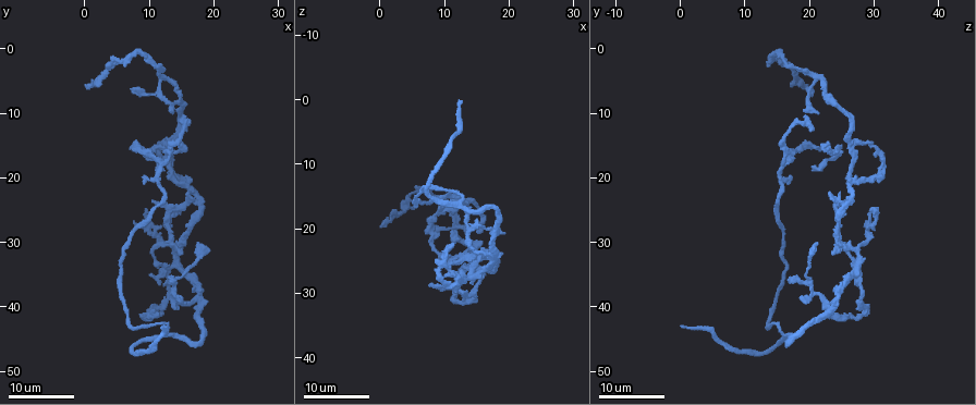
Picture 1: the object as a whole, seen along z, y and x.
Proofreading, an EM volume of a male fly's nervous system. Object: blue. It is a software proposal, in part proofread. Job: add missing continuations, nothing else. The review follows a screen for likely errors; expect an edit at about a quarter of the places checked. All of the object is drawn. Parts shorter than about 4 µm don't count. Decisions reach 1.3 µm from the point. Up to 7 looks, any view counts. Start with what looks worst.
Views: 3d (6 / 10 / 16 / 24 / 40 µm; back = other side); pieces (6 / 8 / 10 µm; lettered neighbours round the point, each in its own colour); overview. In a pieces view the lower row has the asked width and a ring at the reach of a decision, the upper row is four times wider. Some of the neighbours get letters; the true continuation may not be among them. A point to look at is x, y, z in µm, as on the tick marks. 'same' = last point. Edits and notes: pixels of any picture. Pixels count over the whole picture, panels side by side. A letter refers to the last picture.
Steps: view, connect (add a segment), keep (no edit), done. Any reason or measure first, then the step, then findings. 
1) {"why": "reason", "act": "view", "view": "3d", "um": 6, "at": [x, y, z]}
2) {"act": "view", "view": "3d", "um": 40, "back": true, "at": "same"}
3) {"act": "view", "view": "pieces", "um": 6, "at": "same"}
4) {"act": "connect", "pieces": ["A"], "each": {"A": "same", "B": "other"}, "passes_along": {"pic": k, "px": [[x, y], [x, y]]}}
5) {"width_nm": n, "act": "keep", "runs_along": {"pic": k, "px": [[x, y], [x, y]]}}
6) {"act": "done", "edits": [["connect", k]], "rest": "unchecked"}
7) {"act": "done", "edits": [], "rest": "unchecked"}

{"why": "end of a long branch", "act": "view", "view": "3d", "um": 24, "at": [12.5, 43.0, 0.5]}

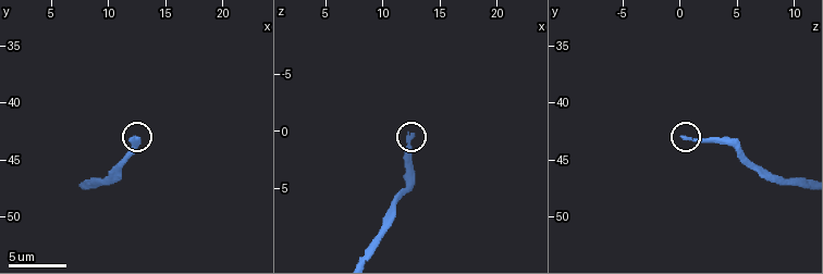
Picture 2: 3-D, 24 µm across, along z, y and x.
{"act": "view", "view": "pieces", "um": 10, "at": [12.8, 43.0, 0.4]}

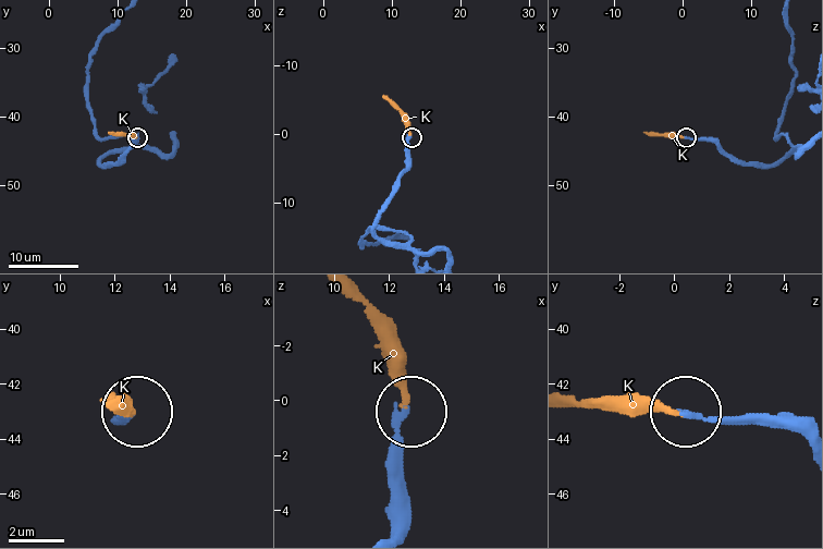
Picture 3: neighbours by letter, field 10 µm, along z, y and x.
{"act": "connect", "pieces": ["K"], "each": {"K": "same"}, "passes_along": {"pic": 3, "px": [[406, 154], [408, 121], [383, 95]]}, "found": "the neuron continues"}

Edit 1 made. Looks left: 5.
{"why": "see it whole again", "act": "view", "view": "overview"}

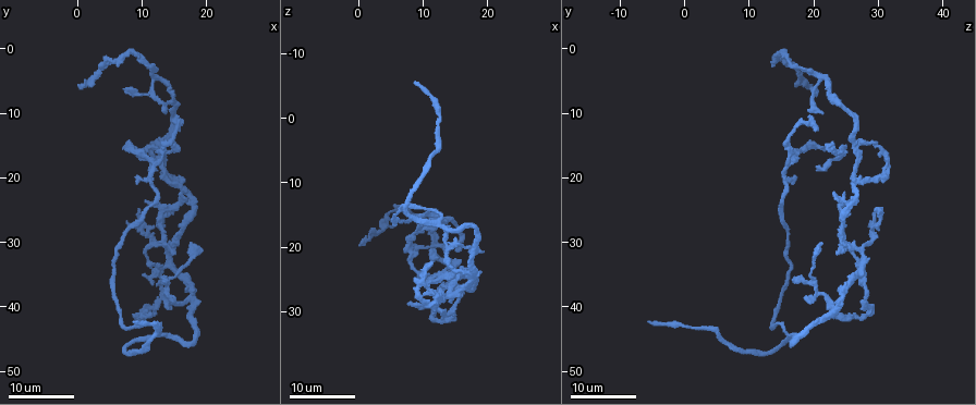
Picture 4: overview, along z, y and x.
{"why": "long arm stops here", "act": "view", "view": "3d", "um": 24, "at": [9.0, 42.0, -6.0]}

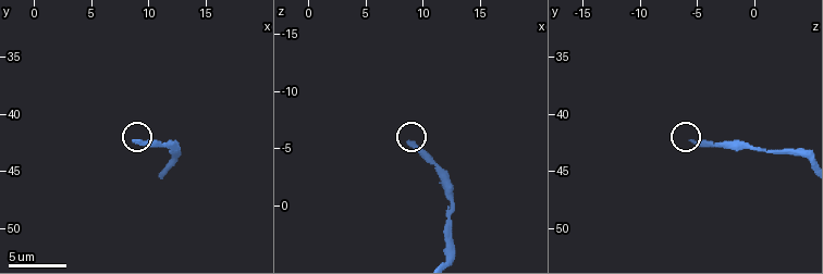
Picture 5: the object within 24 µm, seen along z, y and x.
{"act": "view", "view": "pieces", "um": 8, "at": [8.8, 42.2, -5.6]}

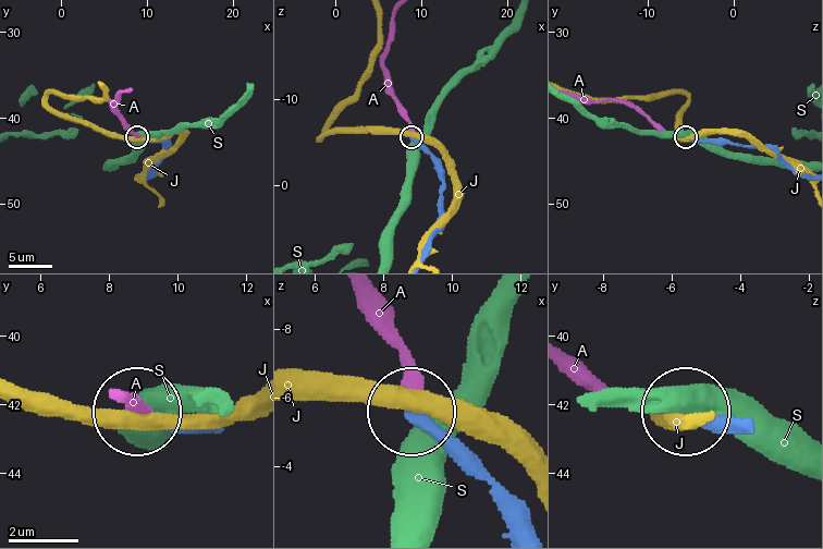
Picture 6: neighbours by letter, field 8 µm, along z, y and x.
{"act": "connect", "pieces": ["A"], "each": {"A": "same", "J": "other", "S": "other"}, "passes_along": {"pic": 6, "px": [[511, 509], [419, 417], [417, 379], [381, 292]]}, "found": "the neuron continues"}

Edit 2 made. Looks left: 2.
{"act": "done", "edits": [["connect", 3], ["connect", 6]], "rest": "unchecked"}

